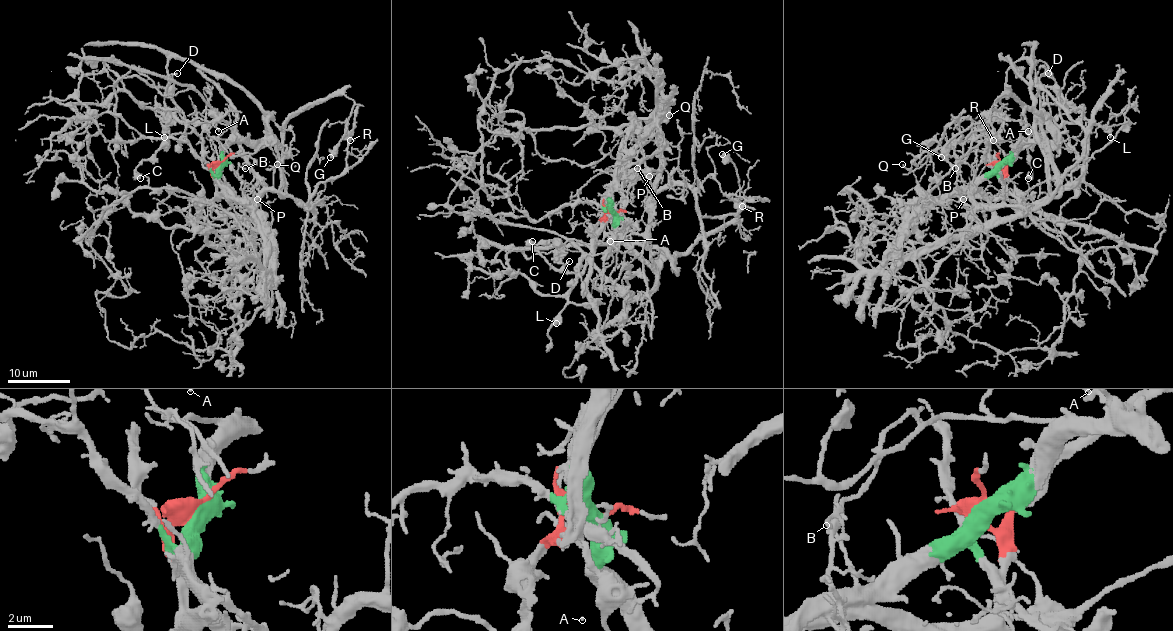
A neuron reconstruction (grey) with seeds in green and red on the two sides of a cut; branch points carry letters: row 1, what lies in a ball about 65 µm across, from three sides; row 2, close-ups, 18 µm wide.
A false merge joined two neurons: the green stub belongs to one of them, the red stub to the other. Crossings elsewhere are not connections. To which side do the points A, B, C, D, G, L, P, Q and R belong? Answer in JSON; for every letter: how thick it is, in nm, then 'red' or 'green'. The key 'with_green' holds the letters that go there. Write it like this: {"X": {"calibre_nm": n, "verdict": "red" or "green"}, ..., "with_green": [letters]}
{"A": {"calibre_nm": 120, "verdict": "red"}, "B": {"calibre_nm": 160, "verdict": "green"}, "C": {"calibre_nm": 700, "verdict": "red"}, "D": {"calibre_nm": 150, "verdict": "red"}, "G": {"calibre_nm": 480, "verdict": "green"}, "L": {"calibre_nm": 280, "verdict": "red"}, "P": {"calibre_nm": 120, "verdict": "green"}, "Q": {"calibre_nm": 130, "verdict": "green"}, "R": {"calibre_nm": 750, "verdict": "green"}, "with_green": ["B", "G", "P", "Q", "R"]}

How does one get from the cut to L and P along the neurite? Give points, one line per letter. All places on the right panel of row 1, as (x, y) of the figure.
L: (999, 164), (1002, 169), (1045, 133), (1078, 119), (1095, 122), (1110, 138)
P: (999, 164), (1011, 153), (1016, 139), (983, 139), (975, 145), (957, 172), (958, 192), (963, 200)

